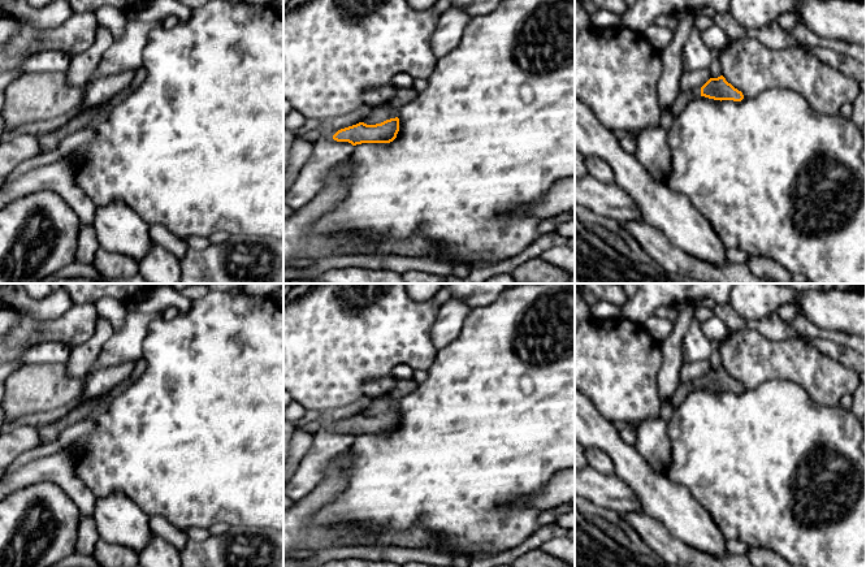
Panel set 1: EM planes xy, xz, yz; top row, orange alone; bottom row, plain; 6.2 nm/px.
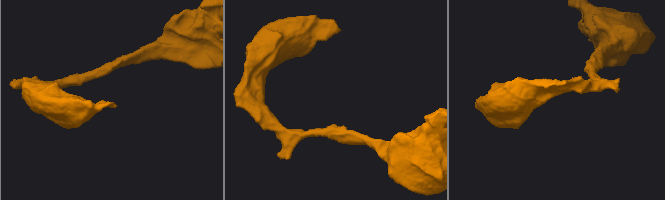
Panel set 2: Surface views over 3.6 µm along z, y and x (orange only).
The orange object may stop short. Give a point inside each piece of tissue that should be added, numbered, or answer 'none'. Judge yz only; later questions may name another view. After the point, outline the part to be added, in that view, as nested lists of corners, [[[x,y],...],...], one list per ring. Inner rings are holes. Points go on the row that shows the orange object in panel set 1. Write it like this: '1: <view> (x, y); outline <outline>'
1: yz (683, 98); outline [[[701,87],[690,91],[680,90],[672,104],[674,117],[676,117],[690,100],[700,96],[701,96]]]

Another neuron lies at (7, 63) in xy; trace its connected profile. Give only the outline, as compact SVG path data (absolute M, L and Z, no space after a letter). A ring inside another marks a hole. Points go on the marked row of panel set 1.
M0 44L0 73L8 72L8 70L18 70L22 64L26 61L27 57L31 55L14 55L9 56L4 51L4 46Z

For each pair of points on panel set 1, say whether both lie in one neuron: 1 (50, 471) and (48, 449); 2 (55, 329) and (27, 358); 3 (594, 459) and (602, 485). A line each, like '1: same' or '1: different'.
1: different
2: different
3: different

